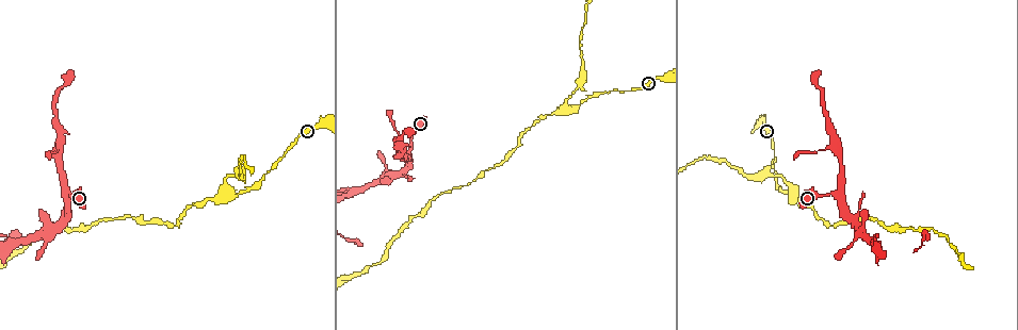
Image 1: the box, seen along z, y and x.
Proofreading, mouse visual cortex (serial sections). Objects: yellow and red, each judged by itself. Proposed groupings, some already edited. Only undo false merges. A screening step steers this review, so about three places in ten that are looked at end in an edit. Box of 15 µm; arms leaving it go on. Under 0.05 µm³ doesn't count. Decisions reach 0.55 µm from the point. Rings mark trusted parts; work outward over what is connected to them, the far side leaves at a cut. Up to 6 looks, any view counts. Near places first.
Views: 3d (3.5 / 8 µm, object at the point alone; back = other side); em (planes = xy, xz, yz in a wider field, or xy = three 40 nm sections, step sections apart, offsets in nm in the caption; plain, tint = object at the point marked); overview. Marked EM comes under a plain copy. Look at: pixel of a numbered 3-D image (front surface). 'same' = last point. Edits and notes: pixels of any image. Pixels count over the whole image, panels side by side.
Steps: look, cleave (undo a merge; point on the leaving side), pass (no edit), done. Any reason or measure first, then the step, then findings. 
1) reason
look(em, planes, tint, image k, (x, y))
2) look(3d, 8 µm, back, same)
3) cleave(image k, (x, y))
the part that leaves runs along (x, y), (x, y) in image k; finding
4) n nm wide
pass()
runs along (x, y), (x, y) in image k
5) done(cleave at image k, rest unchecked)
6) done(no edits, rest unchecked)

a narrow waist
look(3d, 3.5 µm, image 1, (394, 175))

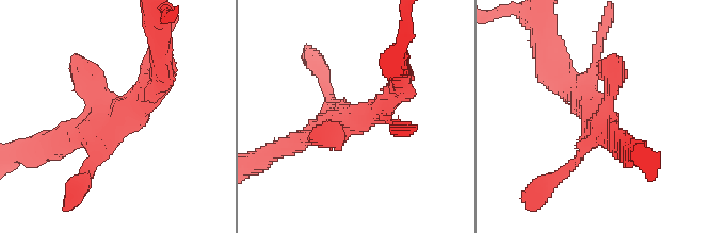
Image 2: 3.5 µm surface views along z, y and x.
4 arms; arms of 200, 300, 300, 300 nm; shape alone is not enough
look(em, xy, step 1, tint, image 2, (361, 116))

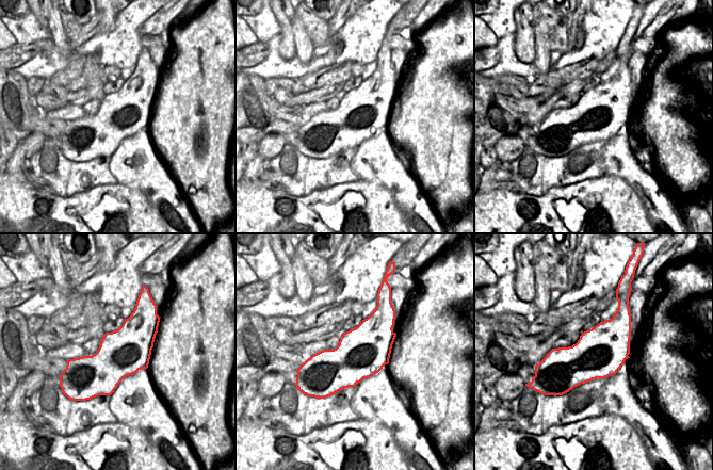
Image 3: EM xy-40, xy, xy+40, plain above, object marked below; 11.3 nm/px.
pass()
runs along (160, 71), (114, 120), (62, 139) in image 2; continuous, no second cell

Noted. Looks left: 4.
four-way junction
look(3d, 3.5 µm, back, image 1, (8, 249))

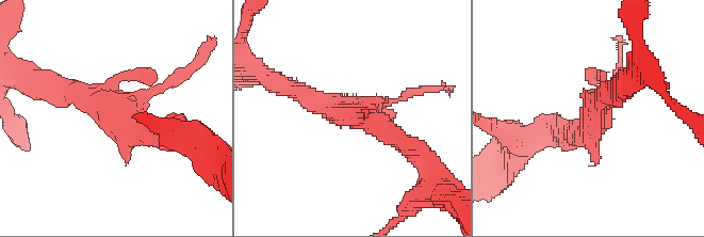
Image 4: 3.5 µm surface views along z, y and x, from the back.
need the tissue
look(em, xy, step 2, tint, image 4, (592, 108))

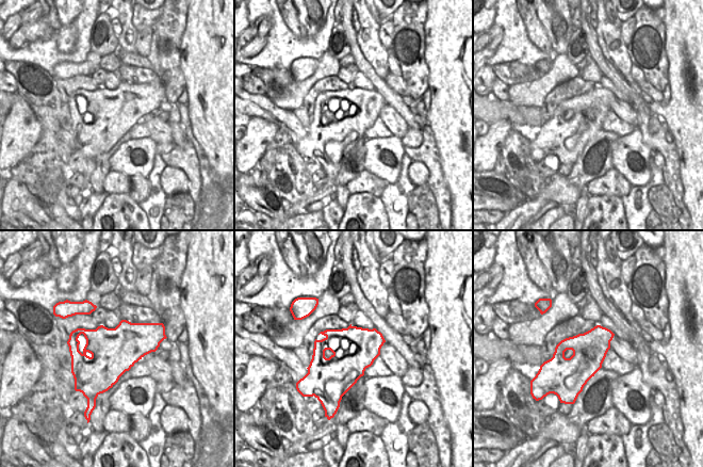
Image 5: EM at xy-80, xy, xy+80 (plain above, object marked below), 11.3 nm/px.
arms of 150, 150, 300, 350 nm
pass()
runs along (285, 87), (367, 116), (390, 143) in image 4; continuous, no second cell

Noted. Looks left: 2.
a fork
look(3d, 3.5 µm, image 1, (789, 197))

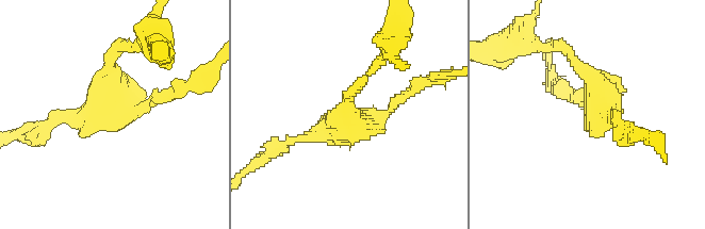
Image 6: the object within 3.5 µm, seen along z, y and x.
pass()
runs along (421, 84), (381, 116), (299, 138) in image 6; continuous, no second cell

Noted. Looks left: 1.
done(no edits, rest unchecked)

